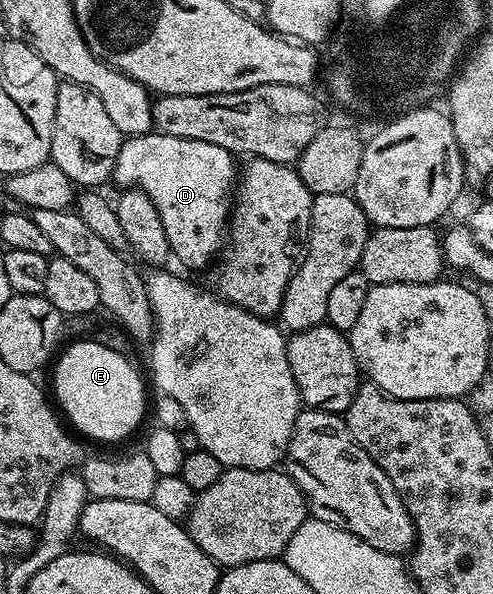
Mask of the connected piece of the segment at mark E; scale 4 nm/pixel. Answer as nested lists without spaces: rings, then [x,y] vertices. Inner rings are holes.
[[[89,341],[89,343],[72,343],[64,352],[59,352],[56,363],[56,376],[52,383],[56,386],[55,402],[60,402],[59,410],[68,414],[67,422],[77,427],[84,435],[92,439],[101,439],[104,443],[116,443],[136,431],[136,426],[144,419],[144,383],[138,372],[132,368],[132,359],[114,353],[114,349],[106,349],[106,345]]]

